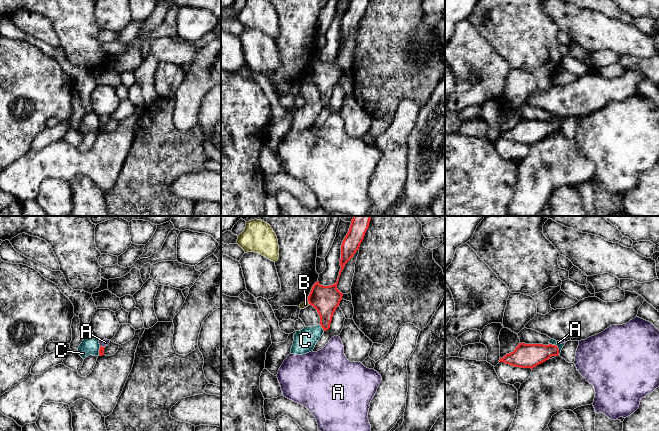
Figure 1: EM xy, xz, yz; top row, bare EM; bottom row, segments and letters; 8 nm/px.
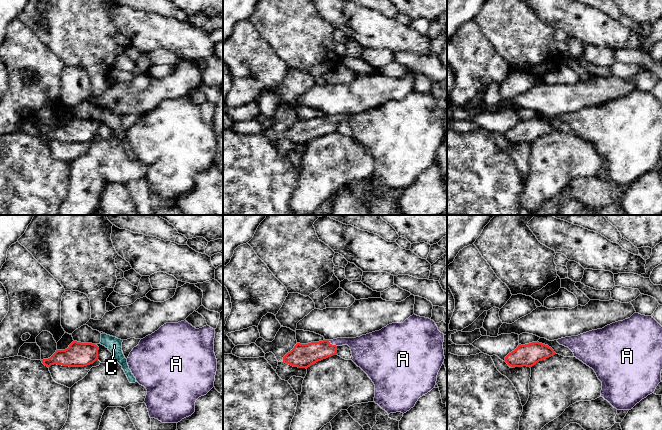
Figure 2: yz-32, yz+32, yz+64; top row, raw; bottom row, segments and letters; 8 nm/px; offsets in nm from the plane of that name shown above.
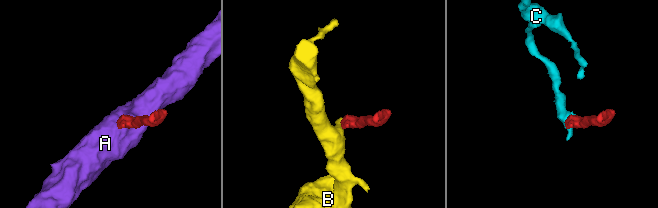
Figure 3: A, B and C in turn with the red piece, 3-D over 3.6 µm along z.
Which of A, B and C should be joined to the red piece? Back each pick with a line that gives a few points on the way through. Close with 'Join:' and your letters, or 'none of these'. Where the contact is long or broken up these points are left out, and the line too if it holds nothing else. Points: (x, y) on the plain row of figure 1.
A: way xy (101, 127), (101, 122), (105, 118)
Join: A

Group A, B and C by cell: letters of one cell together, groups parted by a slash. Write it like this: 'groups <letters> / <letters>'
groups A / B / C

